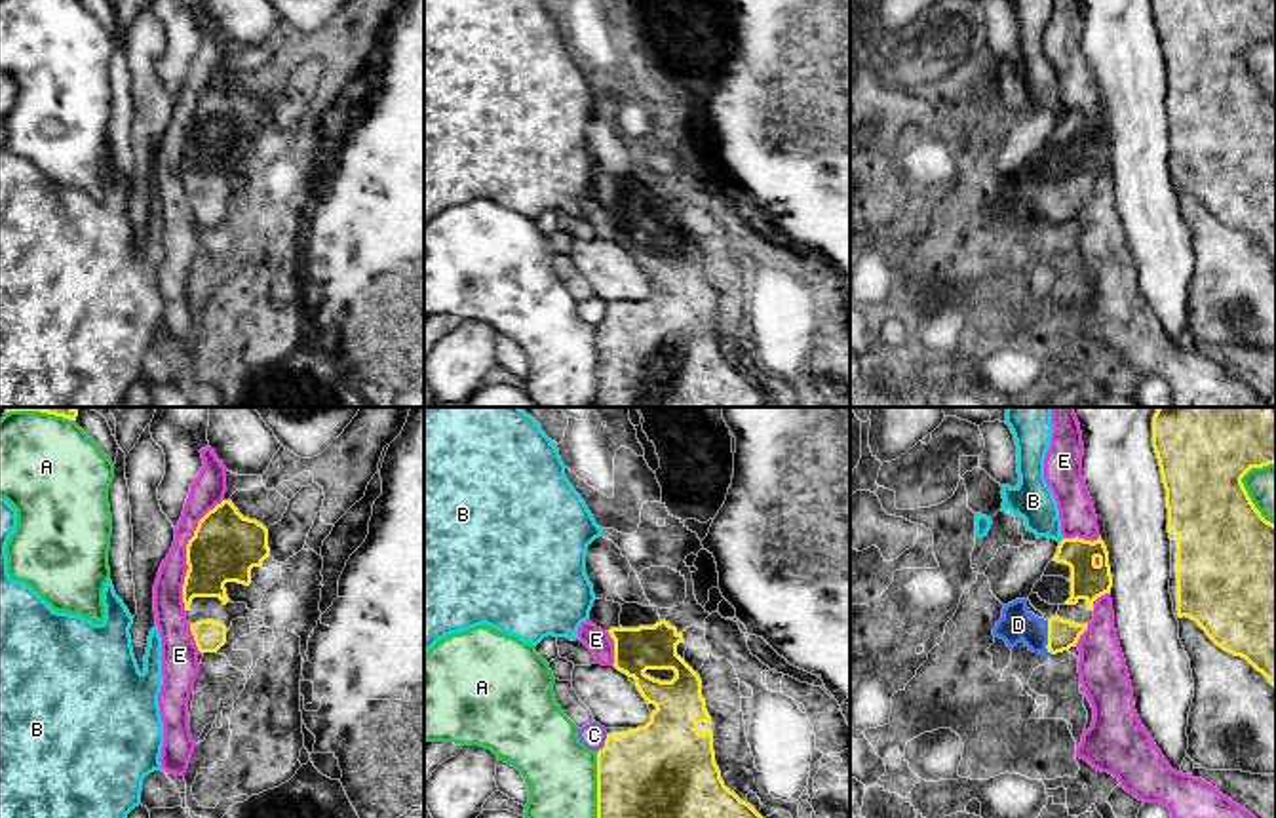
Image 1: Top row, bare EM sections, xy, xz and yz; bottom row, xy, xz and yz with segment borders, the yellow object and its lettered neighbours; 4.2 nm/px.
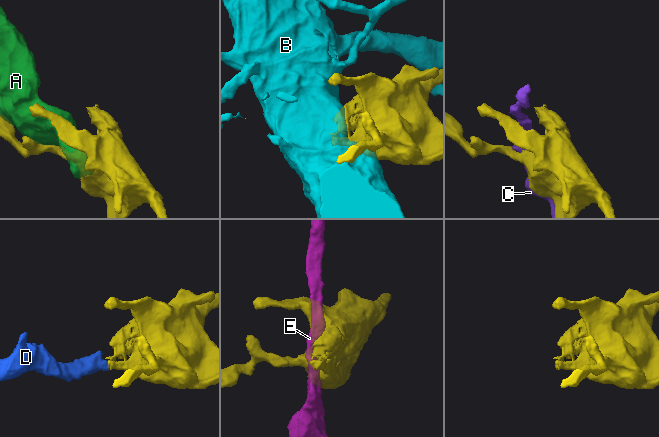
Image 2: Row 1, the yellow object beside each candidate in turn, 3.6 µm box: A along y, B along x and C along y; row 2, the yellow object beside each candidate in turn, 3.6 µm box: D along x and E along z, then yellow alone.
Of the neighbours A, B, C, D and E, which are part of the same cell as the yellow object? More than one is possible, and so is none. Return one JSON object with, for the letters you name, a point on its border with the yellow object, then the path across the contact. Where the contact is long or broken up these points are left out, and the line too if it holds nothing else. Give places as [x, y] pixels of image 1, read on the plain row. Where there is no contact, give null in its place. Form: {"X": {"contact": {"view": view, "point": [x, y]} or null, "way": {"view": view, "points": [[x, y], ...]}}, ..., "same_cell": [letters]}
{"D": {"contact": {"view": "yz", "point": [1048, 212]}, "way": {"view": "yz", "points": [[1062, 208], [1048, 212], [1018, 198]]}}, "same_cell": ["D"]}

